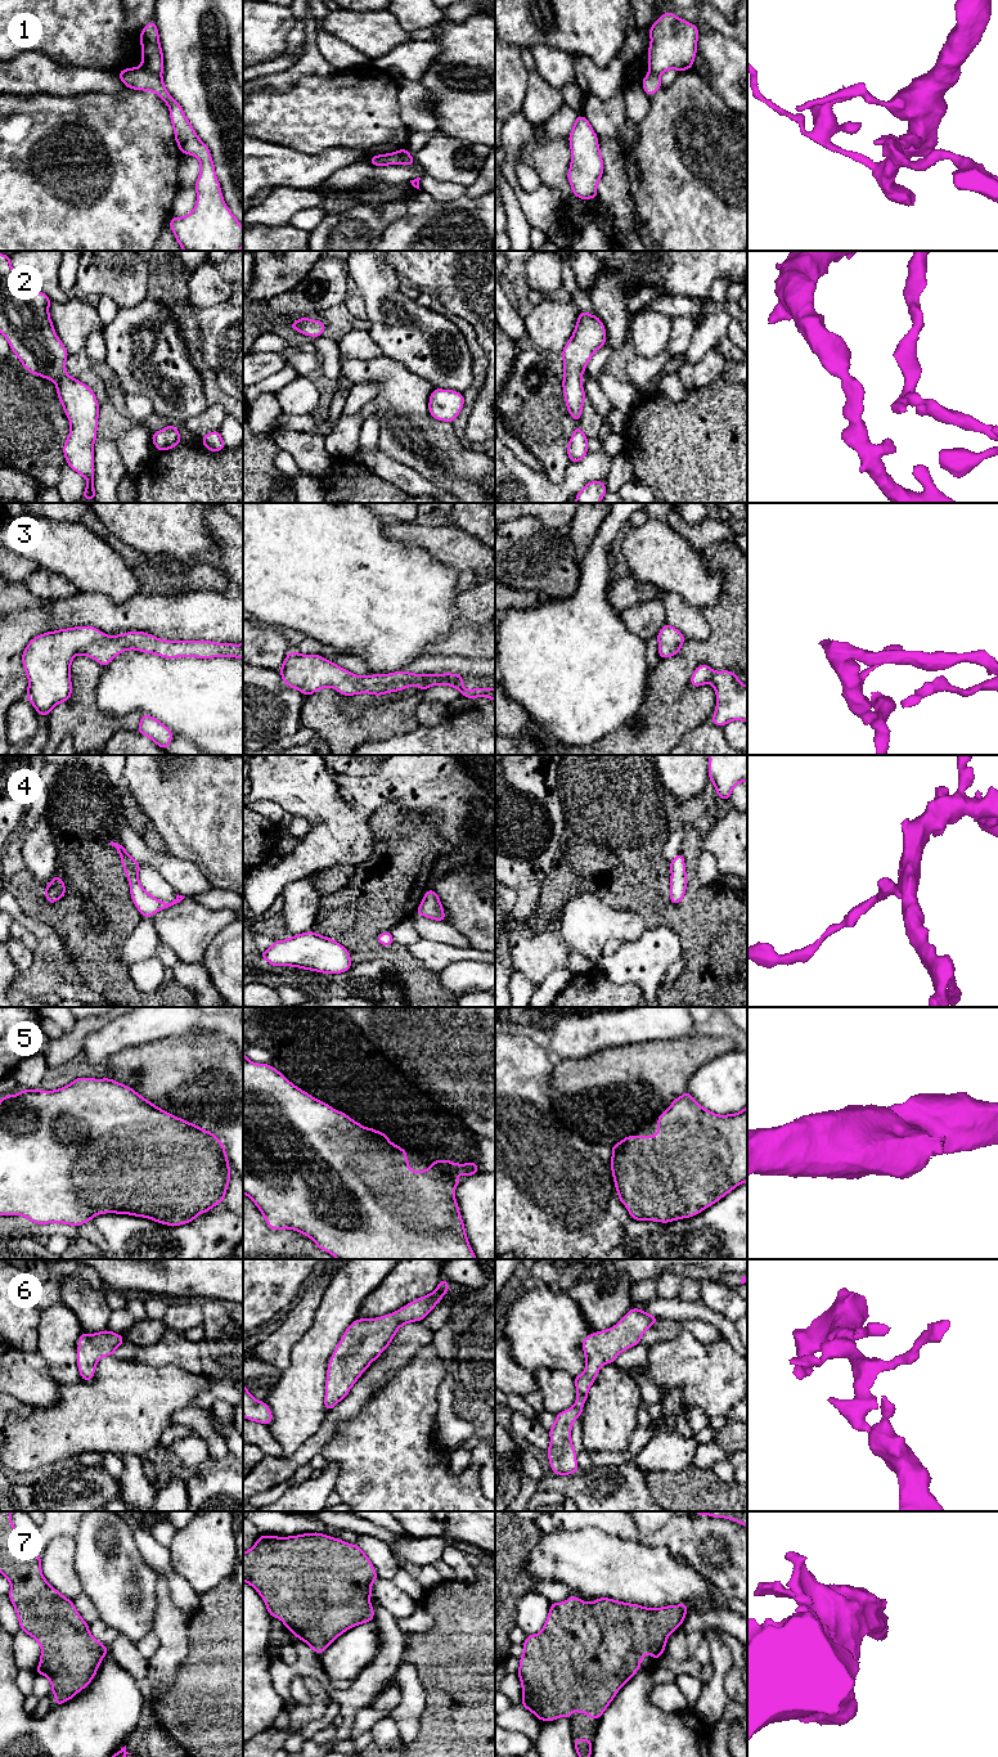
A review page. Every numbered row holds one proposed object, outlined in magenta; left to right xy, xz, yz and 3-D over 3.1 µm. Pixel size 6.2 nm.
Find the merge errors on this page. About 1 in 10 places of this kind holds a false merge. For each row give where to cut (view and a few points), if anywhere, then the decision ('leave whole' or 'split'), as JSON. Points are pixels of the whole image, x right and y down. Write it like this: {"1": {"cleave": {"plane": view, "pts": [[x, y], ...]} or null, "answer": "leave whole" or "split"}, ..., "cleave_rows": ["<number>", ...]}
{"1": {"cleave": {"plane": "xy", "pts": [[140, 66], [161, 75]]}, "answer": "split"}, "2": {"cleave": null, "answer": "leave whole"}, "3": {"cleave": null, "answer": "leave whole"}, "4": {"cleave": null, "answer": "leave whole"}, "5": {"cleave": null, "answer": "leave whole"}, "6": {"cleave": null, "answer": "leave whole"}, "7": {"cleave": null, "answer": "leave whole"}, "cleave_rows": ["1"]}

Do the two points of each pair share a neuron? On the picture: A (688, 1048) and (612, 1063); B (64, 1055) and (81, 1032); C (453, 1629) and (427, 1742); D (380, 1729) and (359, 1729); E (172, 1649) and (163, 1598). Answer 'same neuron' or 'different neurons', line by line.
A: same neuron
B: same neuron
C: same neuron
D: different neurons
E: same neuron

